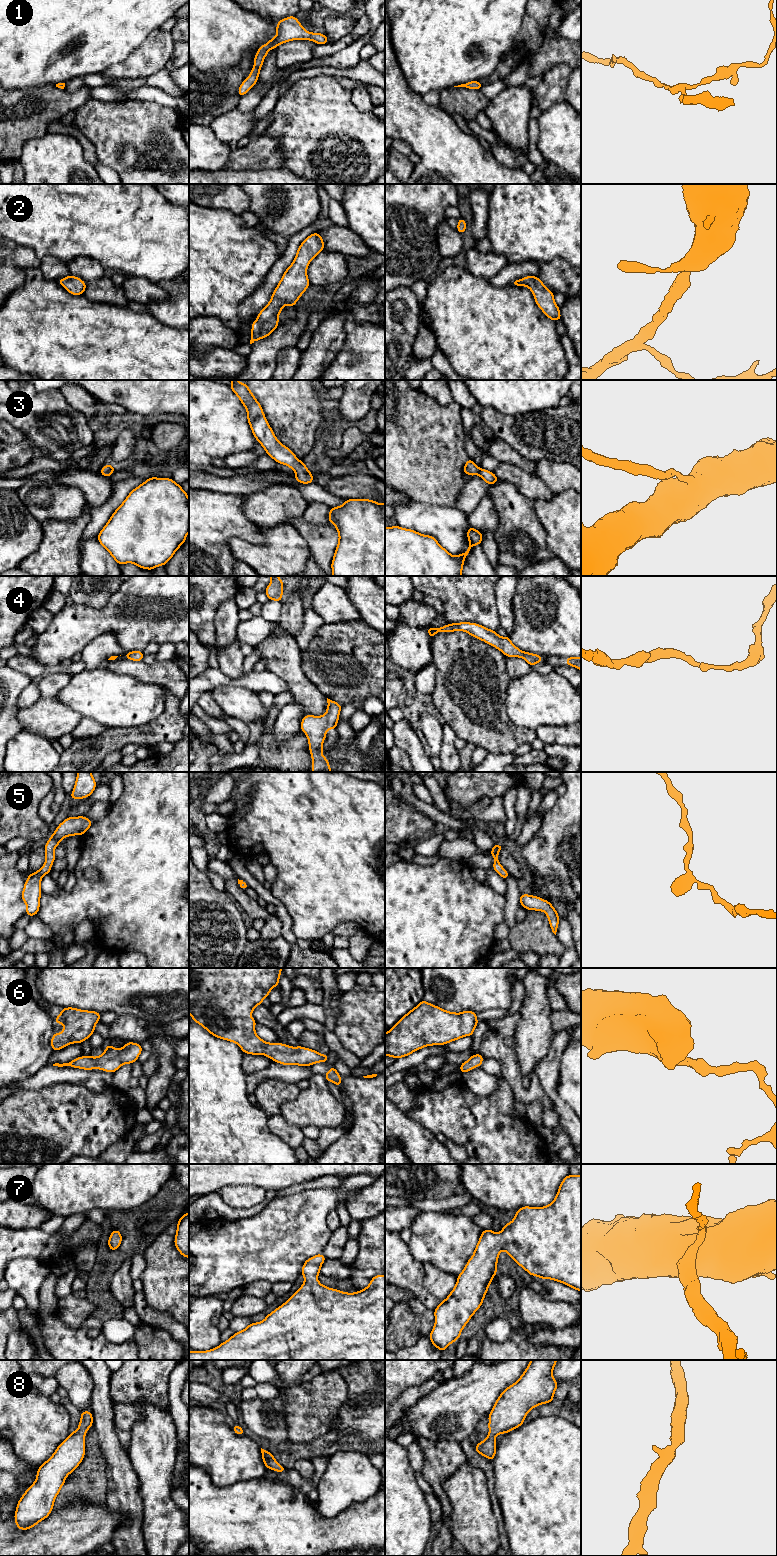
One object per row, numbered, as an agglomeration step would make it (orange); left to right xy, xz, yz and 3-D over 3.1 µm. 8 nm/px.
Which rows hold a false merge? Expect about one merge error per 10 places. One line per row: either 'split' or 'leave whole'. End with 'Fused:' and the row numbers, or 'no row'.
1: leave whole
2: leave whole
3: leave whole
4: leave whole
5: leave whole
6: leave whole
7: leave whole
8: leave whole
Fused: no row

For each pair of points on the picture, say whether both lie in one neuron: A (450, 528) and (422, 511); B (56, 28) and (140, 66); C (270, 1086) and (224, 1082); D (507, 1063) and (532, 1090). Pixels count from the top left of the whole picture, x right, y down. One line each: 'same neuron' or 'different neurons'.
A: same neuron
B: different neurons
C: different neurons
D: same neuron

